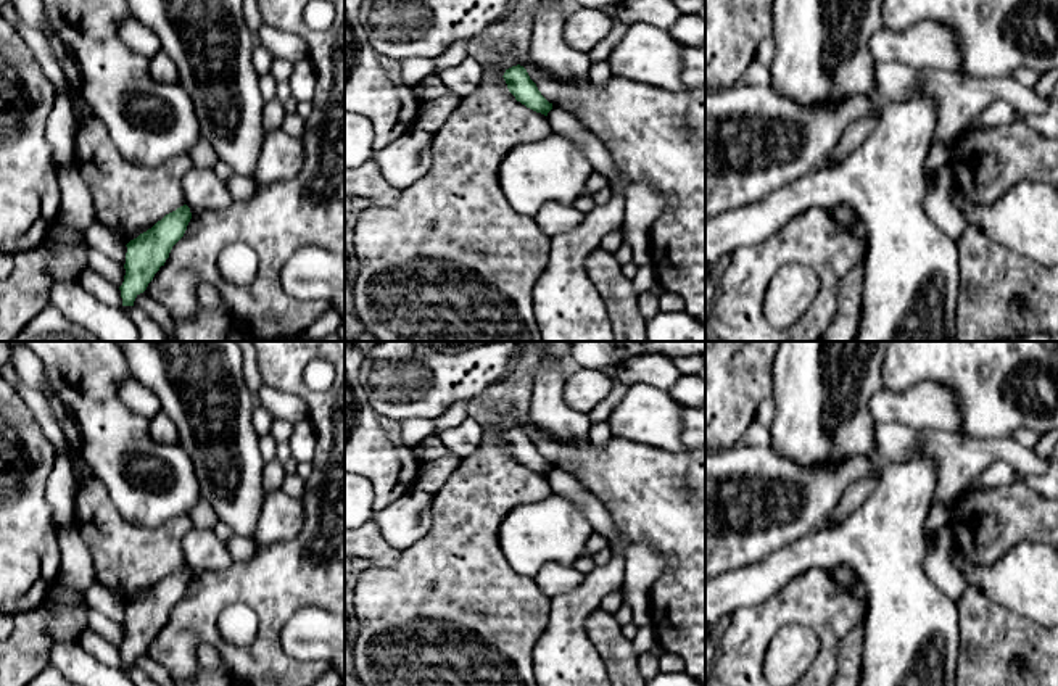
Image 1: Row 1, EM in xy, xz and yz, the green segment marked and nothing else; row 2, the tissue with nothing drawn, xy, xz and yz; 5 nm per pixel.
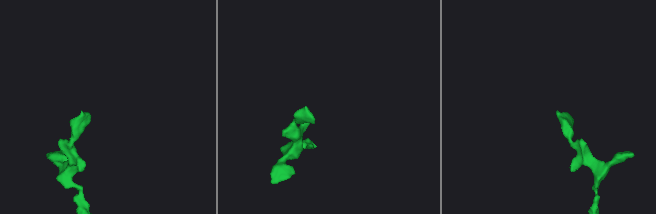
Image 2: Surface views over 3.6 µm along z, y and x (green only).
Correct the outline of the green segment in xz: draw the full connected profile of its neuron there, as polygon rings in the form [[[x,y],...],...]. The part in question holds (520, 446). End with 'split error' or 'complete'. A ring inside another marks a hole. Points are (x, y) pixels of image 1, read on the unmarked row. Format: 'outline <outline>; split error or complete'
outline [[[520,425],[506,430],[504,441],[507,444],[509,453],[515,457],[517,462],[525,465],[527,469],[548,477],[552,470],[552,464],[549,464],[536,444],[530,440],[527,430]]]; complete

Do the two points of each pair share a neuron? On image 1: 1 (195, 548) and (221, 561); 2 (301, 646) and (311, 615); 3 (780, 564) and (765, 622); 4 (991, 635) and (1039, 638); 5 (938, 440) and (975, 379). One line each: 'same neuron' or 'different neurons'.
1: same neuron
2: same neuron
3: different neurons
4: same neuron
5: different neurons

